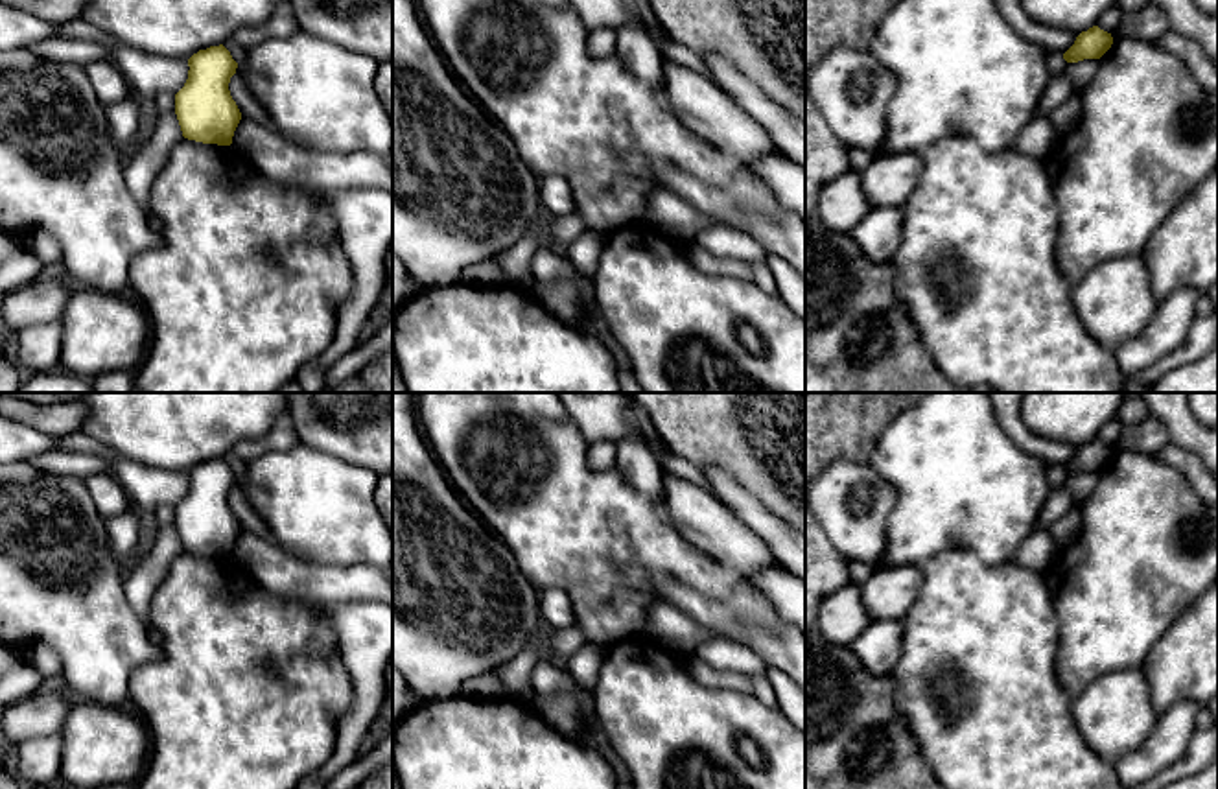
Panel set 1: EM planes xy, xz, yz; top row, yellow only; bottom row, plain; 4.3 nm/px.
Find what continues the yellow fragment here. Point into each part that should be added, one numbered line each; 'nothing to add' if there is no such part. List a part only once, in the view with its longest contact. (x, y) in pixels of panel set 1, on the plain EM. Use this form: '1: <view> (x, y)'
nothing to add

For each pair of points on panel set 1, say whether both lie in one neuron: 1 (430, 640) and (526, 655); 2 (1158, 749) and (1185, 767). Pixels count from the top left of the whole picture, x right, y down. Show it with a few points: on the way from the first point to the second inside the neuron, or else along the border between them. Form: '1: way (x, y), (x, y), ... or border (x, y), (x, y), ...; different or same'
1: border (533, 635), (513, 657), (489, 671); different
2: border (1196, 729), (1189, 747), (1171, 765), (1161, 769); different

